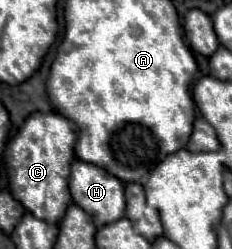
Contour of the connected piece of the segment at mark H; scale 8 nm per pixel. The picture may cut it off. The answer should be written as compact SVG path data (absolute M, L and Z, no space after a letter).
M75 159L71 163L69 191L73 201L93 217L97 227L113 223L125 213L123 183L97 165Z

